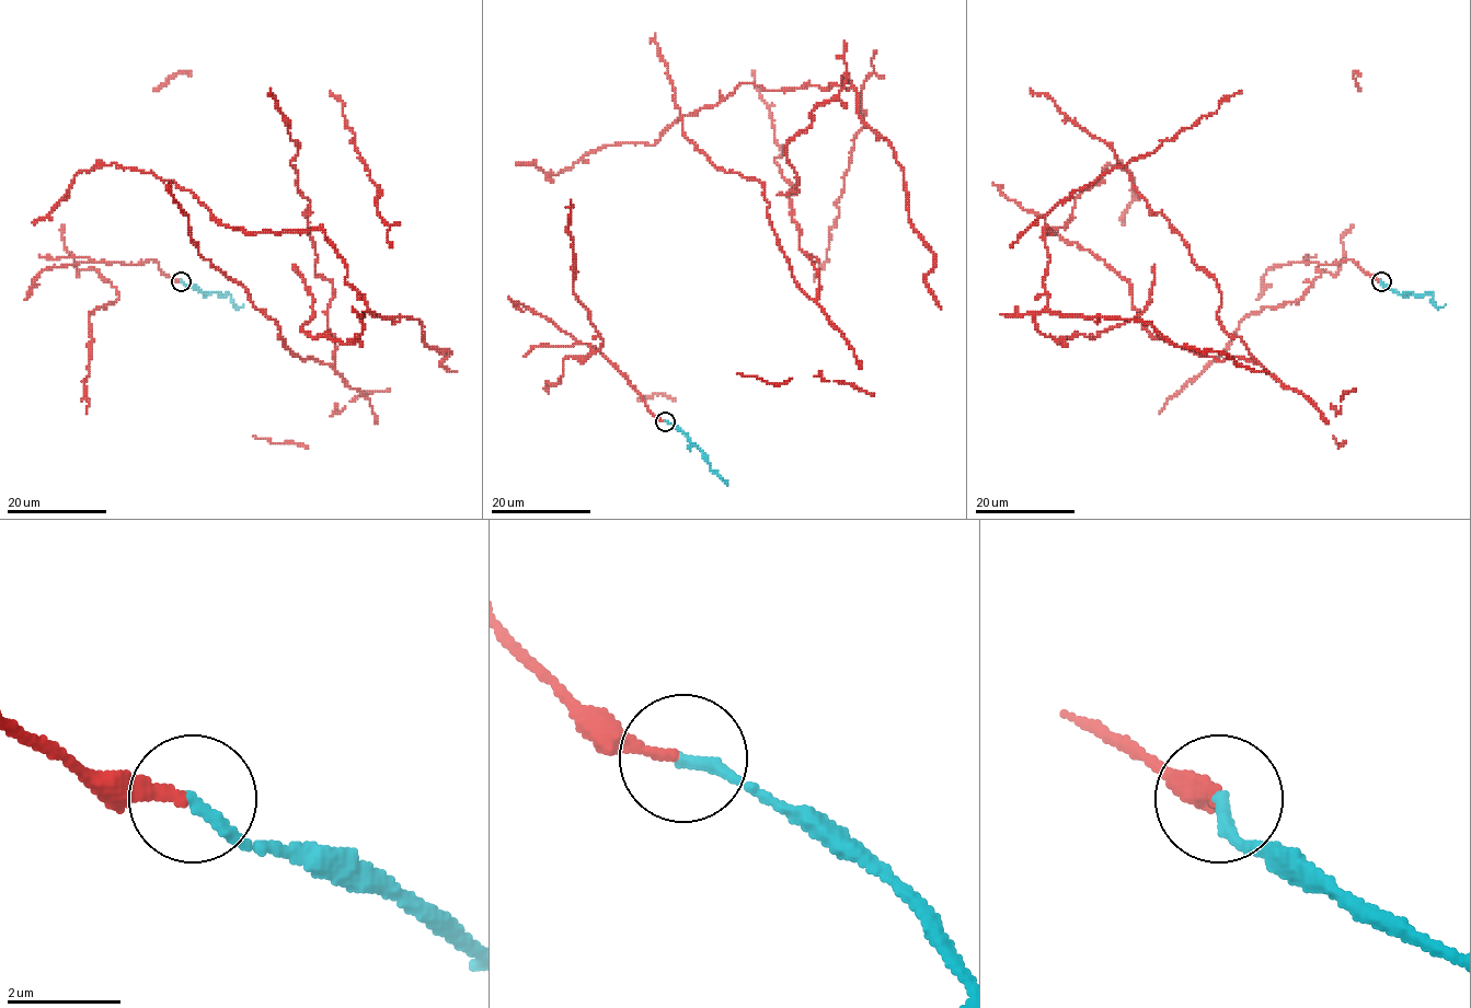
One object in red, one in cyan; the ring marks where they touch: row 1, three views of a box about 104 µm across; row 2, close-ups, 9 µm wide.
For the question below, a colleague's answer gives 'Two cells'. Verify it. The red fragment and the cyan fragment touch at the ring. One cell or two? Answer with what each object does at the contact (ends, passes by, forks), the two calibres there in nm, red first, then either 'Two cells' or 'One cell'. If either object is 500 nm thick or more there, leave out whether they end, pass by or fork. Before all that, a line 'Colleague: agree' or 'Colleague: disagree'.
Colleague: disagree
At the ring red ends. At the ring cyan ends. Thickness 220 nm (red) against 220 nm. One cell

